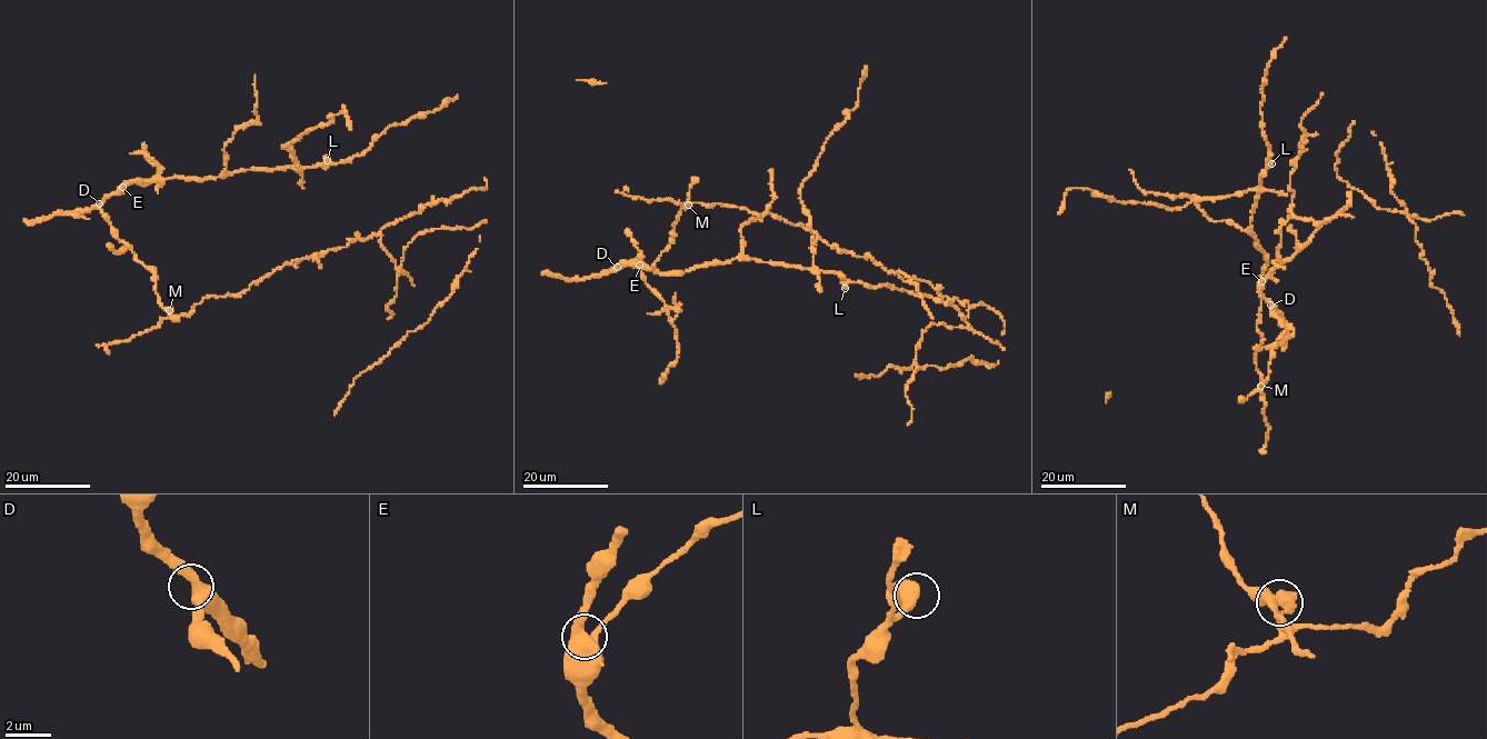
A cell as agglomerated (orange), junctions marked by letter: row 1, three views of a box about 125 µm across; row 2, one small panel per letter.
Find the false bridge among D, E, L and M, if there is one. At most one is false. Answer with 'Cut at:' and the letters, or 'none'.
Cut at: M

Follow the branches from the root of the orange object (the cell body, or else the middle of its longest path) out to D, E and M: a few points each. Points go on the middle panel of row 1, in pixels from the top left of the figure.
D: (725, 206), (690, 202), (681, 209), (674, 223), (671, 242), (652, 269), (621, 263), (617, 267)
E: (725, 206), (684, 206), (671, 242), (652, 269), (617, 267), (639, 265)
M: (725, 206), (697, 202), (688, 206)

